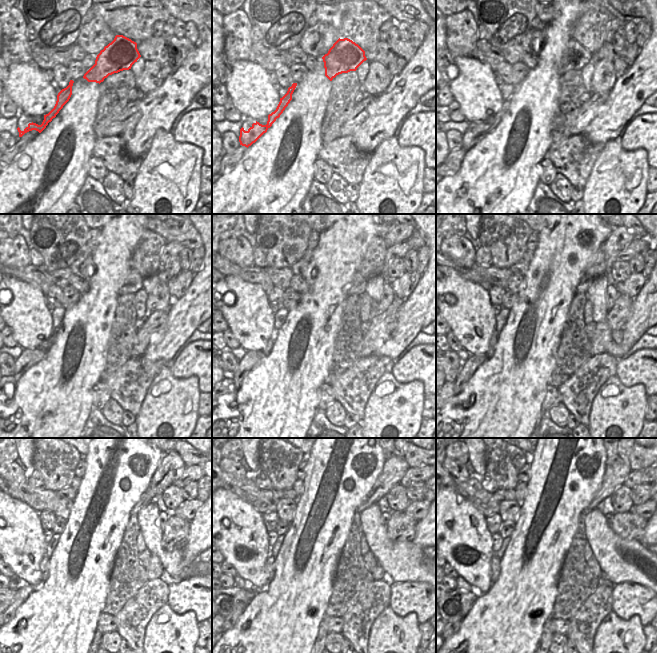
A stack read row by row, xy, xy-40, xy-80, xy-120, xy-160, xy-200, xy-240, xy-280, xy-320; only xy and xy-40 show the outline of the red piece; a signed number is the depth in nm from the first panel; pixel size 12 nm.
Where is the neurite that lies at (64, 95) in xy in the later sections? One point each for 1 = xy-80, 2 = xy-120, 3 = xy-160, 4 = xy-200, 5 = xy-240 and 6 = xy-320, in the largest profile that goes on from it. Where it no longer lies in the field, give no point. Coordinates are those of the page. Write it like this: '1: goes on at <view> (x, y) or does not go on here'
1: goes on at xy-80 (472, 136)
2: goes on at xy-120 (28, 358)
3: goes on at xy-160 (251, 358)
4: goes on at xy-200 (468, 368)
5: goes on at xy-240 (23, 591)
6: goes on at xy-320 (456, 625)

